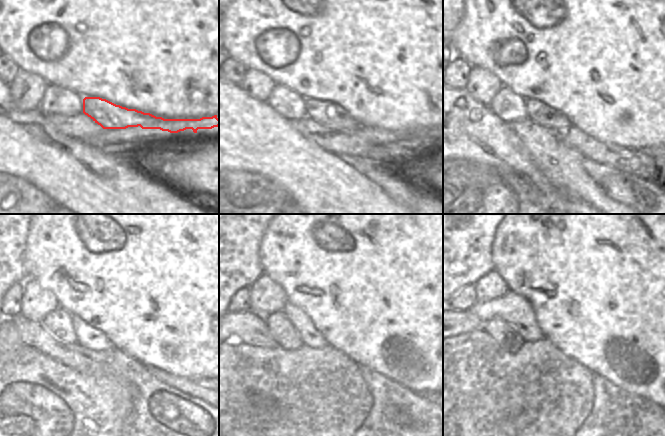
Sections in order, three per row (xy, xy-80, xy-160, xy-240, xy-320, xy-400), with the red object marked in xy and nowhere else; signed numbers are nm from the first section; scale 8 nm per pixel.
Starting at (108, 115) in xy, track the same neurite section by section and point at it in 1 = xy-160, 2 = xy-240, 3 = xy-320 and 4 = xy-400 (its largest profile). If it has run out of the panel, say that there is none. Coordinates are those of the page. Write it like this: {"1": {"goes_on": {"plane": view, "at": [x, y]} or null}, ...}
{"1": {"goes_on": {"plane": "xy-160", "at": [538, 112]}}, "2": {"goes_on": {"plane": "xy-240", "at": [87, 336]}}, "3": {"goes_on": {"plane": "xy-320", "at": [309, 335]}}, "4": {"goes_on": {"plane": "xy-400", "at": [514, 309]}}}

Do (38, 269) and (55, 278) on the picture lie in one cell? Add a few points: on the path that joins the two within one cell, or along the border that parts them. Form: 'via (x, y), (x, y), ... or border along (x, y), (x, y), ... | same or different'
via (42, 269), (46, 269), (51, 274) | same

